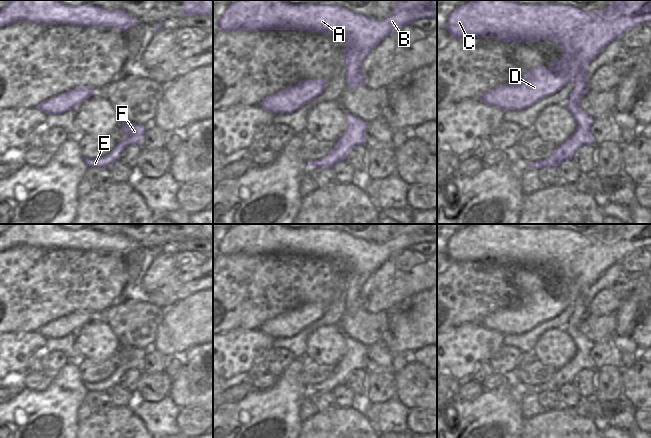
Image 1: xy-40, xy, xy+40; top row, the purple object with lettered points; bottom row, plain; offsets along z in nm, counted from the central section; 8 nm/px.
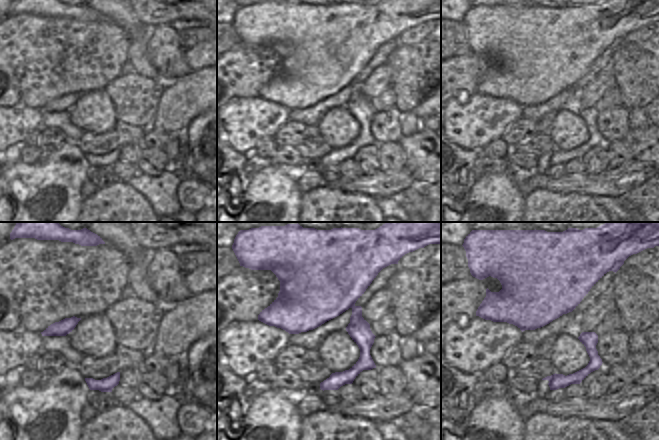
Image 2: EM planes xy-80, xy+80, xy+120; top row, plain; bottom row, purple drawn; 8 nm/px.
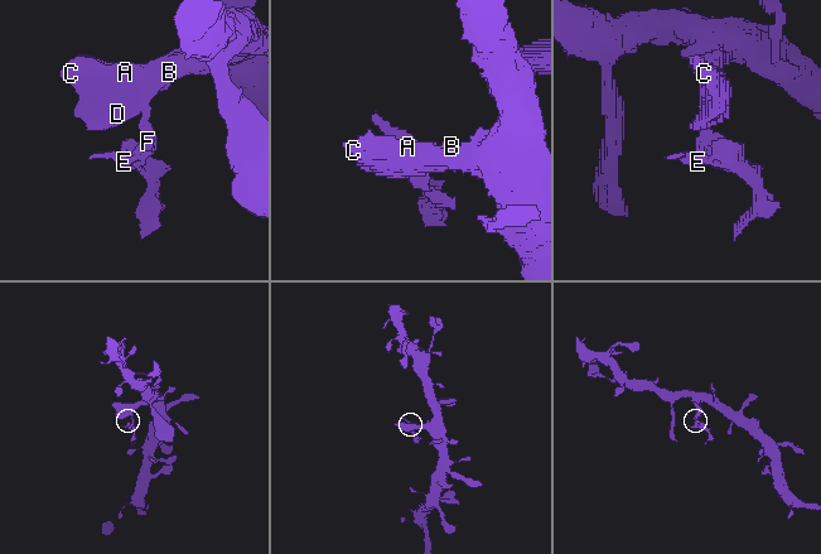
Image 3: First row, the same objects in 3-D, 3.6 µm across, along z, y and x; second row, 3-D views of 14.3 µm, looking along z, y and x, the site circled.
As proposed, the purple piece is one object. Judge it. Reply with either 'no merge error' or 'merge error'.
merge error

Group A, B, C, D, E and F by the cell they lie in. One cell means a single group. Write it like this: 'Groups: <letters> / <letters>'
Groups: A B C D / E F.

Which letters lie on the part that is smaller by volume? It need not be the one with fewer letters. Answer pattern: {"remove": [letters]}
{"remove": ["E", "F"]}

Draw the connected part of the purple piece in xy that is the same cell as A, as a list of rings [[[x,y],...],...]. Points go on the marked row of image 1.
[[[238,0],[230,4],[218,21],[223,32],[231,30],[297,30],[331,34],[344,43],[346,83],[358,76],[364,59],[389,35],[421,18],[437,19],[437,0],[396,0],[390,15],[383,20],[355,14],[341,6],[331,4],[289,4],[284,0]]]

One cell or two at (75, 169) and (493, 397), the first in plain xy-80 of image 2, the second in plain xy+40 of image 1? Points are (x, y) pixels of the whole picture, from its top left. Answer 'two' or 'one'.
one

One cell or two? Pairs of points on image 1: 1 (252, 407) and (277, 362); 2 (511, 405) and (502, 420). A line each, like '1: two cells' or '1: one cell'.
1: two cells
2: one cell

